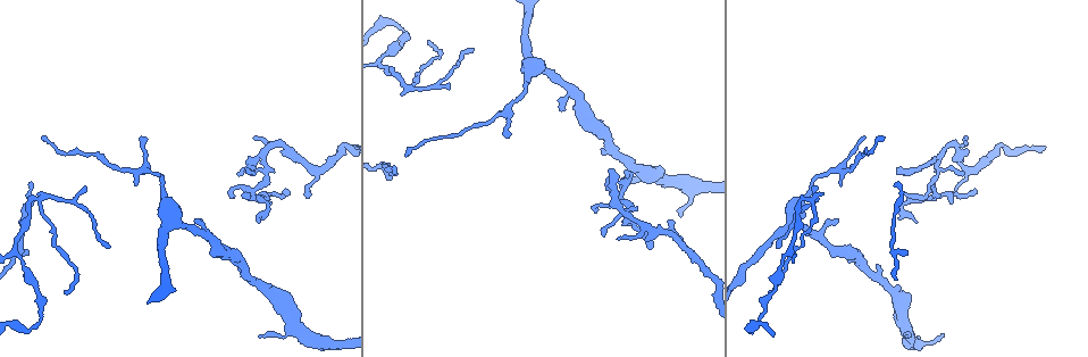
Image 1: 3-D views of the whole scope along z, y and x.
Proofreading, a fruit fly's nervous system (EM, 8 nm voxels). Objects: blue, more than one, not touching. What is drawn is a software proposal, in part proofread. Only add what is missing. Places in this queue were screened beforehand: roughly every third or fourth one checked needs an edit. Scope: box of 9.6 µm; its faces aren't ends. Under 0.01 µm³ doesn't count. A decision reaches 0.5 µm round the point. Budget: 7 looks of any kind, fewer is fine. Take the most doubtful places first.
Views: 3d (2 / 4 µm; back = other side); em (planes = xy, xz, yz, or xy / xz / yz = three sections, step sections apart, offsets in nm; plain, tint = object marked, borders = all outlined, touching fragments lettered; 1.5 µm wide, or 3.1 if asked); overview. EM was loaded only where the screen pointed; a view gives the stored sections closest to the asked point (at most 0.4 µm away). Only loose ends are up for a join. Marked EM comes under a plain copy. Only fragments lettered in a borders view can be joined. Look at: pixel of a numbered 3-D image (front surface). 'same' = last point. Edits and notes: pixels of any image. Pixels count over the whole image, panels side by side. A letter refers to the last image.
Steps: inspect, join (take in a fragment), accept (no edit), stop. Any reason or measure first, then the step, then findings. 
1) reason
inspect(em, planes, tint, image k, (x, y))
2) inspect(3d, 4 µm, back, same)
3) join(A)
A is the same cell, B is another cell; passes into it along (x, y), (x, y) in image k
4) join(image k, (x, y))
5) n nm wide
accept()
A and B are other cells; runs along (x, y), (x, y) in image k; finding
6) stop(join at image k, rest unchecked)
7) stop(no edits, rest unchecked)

thin end
inspect(em, planes, borders, image 1, (396, 167))

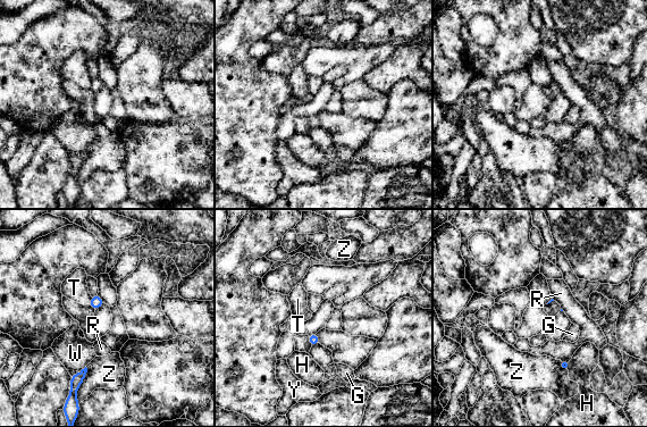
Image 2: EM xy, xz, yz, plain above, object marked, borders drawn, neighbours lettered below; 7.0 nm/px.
accept()
G, H, R, T, W, Y and Z are other cells; border along (569, 359), (560, 360) in image 2; none of them fits

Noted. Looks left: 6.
thin end
inspect(em, planes, borders, image 1, (260, 338))

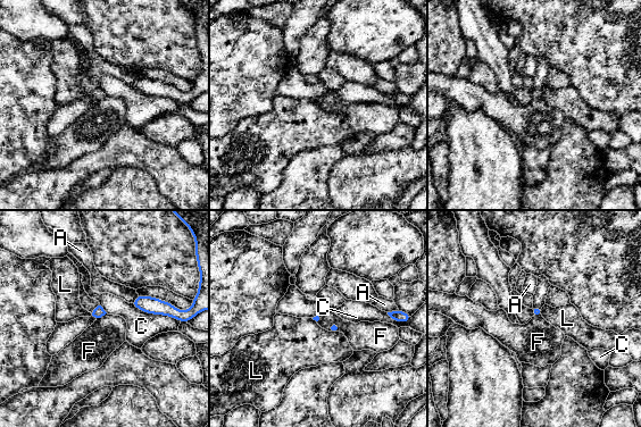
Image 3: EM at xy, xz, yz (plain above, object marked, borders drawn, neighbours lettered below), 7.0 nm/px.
accept()
A, C, F and L are other cells; border along (106, 312), (97, 318) in image 3; none of them fits

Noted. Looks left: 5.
an open end
inspect(em, planes, tint, image 1, (917, 221))

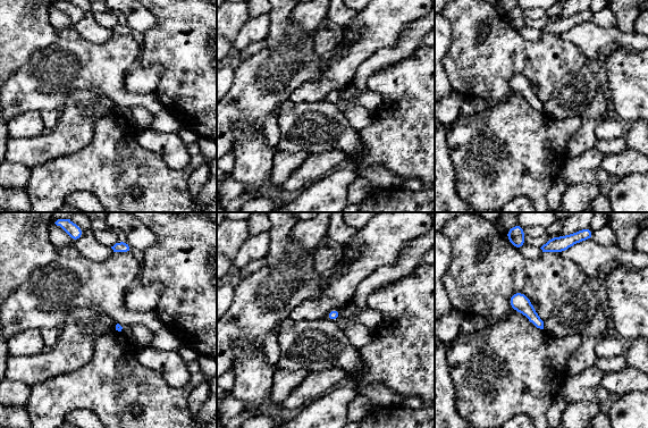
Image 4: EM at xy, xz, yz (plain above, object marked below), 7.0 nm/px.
inspect(em, planes, borders, same)

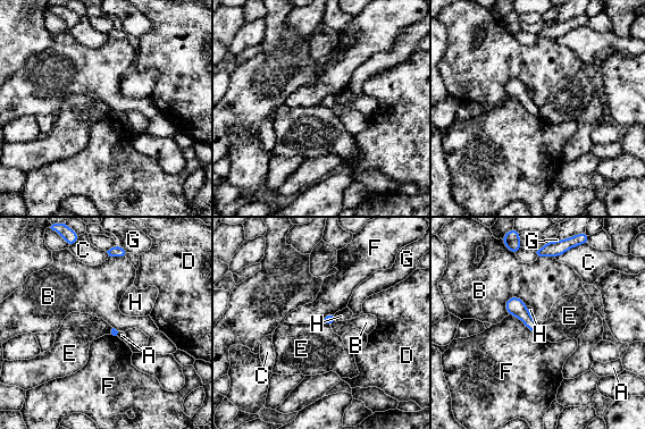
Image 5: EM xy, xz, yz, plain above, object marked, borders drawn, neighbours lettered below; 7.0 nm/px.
accept()
A, B, C, D, E, F, G and H are other cells; border along (321, 322), (329, 326) in image 5; no lettered fragment goes on from it

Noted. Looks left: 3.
stop(no edits, rest unchecked)

